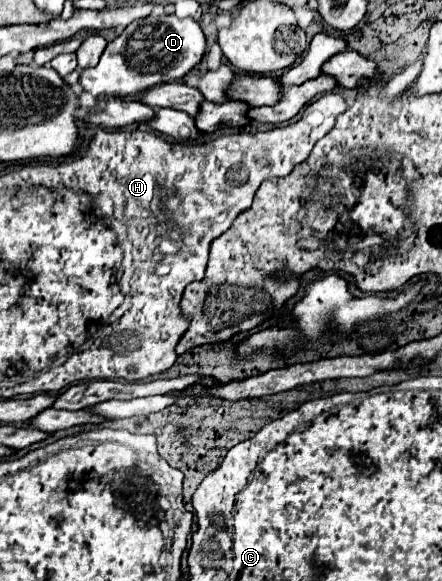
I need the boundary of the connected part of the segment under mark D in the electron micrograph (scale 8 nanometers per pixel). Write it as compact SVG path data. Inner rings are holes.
M147 16L143 20L131 22L121 36L107 44L99 64L95 68L81 70L79 84L85 92L93 96L135 96L151 86L163 82L181 80L191 68L195 68L205 52L205 36L201 26L193 18L167 16ZM135 92L135 94L129 94Z

